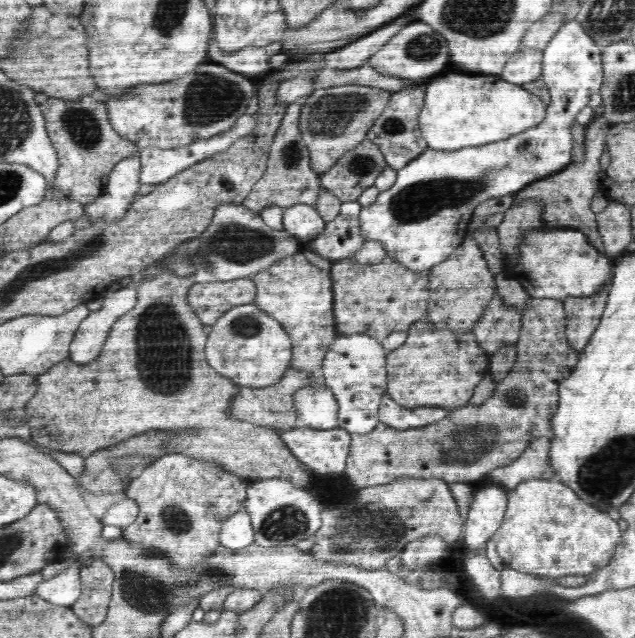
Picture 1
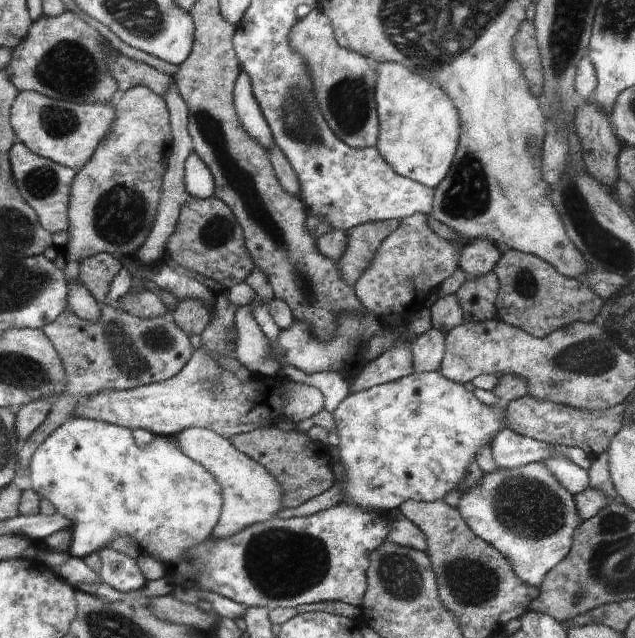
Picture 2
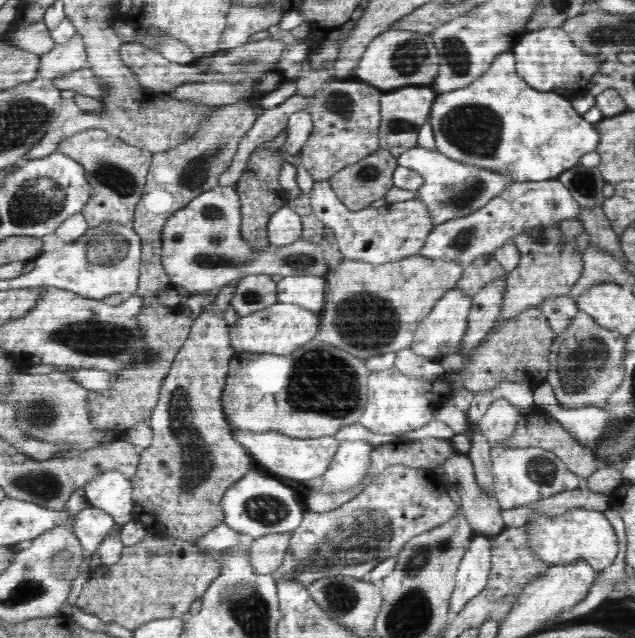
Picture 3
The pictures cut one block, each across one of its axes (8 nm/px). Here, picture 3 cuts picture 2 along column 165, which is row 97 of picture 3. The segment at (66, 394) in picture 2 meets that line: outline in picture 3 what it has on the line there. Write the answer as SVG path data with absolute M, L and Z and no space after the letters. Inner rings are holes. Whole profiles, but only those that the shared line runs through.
M352 77L329 80L311 100L307 110L312 117L313 129L298 156L302 159L302 165L315 182L320 180L328 181L331 176L334 176L342 168L360 162L360 160L374 154L374 151L379 149L380 100L383 94L382 90Z

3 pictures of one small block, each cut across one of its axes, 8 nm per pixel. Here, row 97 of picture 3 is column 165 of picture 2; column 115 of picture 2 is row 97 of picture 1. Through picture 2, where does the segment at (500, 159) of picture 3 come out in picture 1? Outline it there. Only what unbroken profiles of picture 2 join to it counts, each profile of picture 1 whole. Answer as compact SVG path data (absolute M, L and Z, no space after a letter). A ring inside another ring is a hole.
M446 74L432 80L424 90L425 102L419 114L419 127L421 137L432 150L453 151L506 140L538 126L546 116L547 105L538 96L520 85L502 80L474 86L472 76Z

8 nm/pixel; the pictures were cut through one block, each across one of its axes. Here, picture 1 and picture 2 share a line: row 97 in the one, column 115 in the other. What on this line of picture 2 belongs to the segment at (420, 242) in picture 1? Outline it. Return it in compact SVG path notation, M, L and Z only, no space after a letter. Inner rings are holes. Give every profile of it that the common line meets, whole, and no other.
M107 547L99 552L99 556L101 568L96 572L97 578L113 590L126 595L147 584L136 559Z

